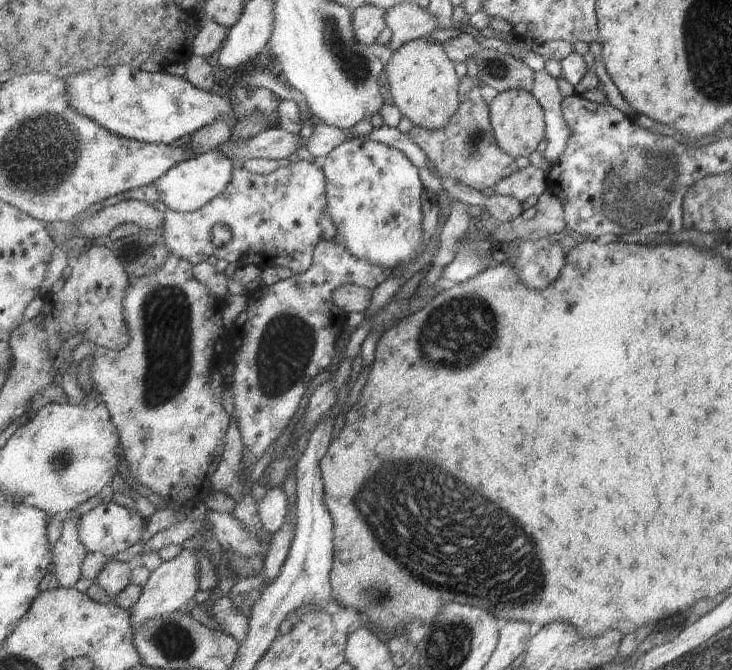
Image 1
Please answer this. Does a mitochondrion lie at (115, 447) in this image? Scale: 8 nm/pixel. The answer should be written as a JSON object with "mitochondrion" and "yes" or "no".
{"mitochondrion":"no"}

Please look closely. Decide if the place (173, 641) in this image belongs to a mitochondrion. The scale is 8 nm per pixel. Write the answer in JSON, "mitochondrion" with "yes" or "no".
{"mitochondrion":"yes"}

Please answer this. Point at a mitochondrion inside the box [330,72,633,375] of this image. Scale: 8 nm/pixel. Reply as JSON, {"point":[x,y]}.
{"point":[473,137]}

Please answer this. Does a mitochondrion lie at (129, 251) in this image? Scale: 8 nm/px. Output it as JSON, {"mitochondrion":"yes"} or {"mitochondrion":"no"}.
{"mitochondrion":"no"}

